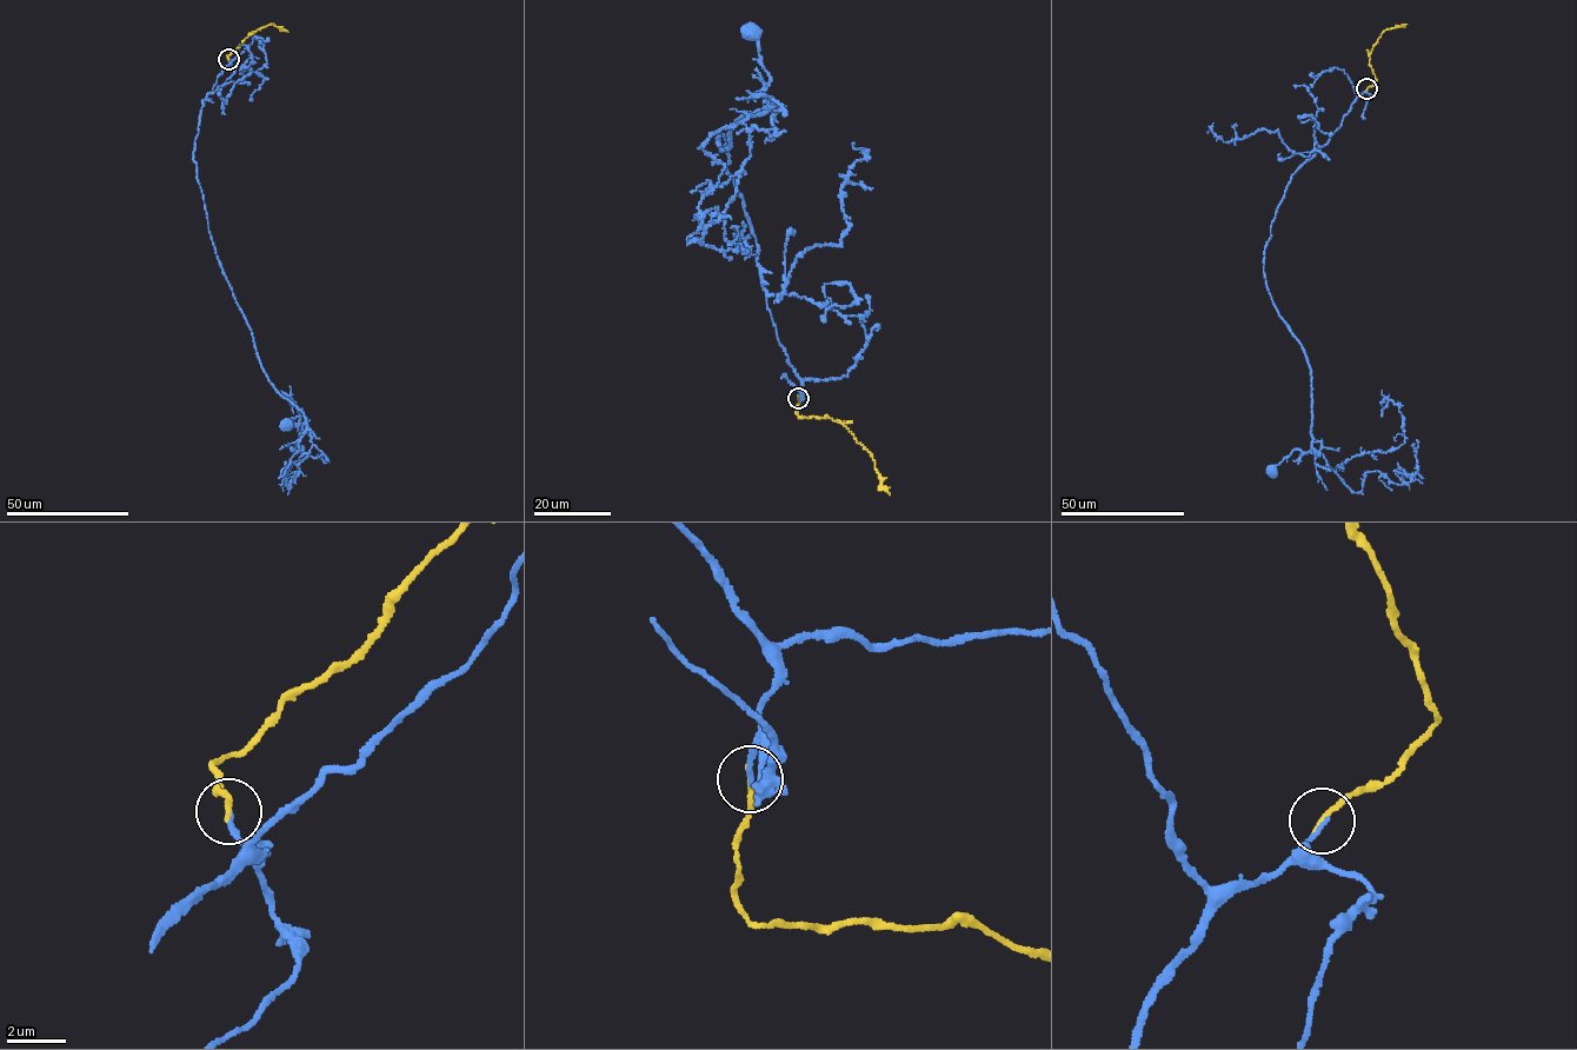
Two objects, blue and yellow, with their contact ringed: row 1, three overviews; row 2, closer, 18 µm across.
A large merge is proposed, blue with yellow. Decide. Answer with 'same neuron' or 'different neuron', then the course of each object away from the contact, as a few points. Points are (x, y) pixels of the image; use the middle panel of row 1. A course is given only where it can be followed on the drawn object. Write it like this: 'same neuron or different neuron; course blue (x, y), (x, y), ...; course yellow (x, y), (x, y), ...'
same neuron; course blue (799, 398), (726, 171), (726, 139), (717, 140), (729, 148), (739, 118), (771, 110), (753, 30); course yellow (799, 398), (797, 413), (800, 418), (838, 420), (863, 445), (874, 460), (880, 486), (890, 494)

